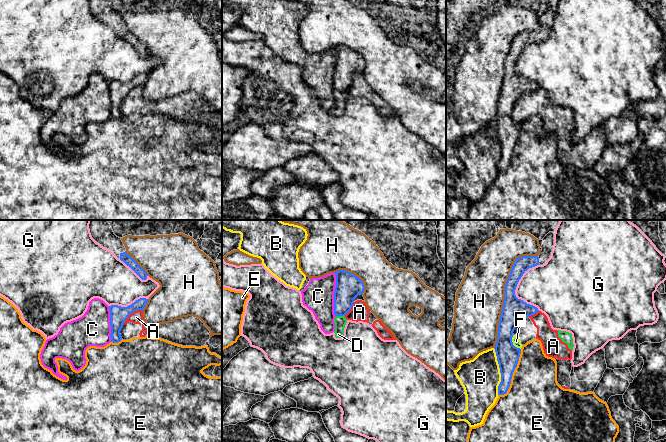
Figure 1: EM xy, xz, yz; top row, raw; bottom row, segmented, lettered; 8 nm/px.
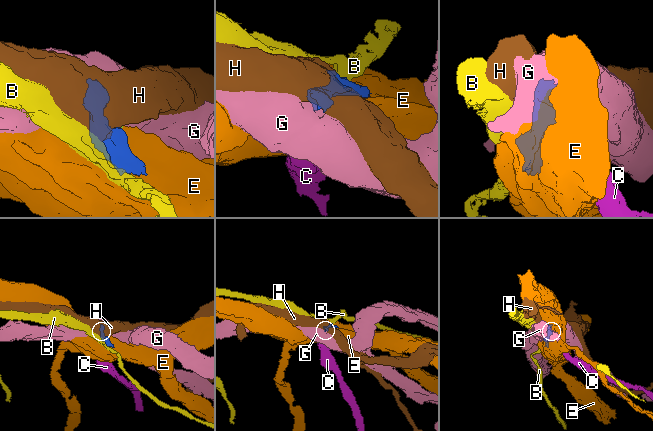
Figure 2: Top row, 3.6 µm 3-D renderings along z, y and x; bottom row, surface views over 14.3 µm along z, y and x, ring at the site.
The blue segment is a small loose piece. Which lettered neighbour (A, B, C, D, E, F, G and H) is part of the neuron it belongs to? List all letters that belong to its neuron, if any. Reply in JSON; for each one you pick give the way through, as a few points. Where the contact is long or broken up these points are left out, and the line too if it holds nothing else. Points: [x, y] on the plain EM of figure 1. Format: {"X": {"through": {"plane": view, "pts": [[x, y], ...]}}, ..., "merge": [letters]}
{"merge": []}

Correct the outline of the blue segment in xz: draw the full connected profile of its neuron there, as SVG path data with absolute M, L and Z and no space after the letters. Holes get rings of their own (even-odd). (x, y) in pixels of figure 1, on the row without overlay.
M339 46L335 50L334 90L345 92L351 86L354 75L363 70L365 62L359 53L346 46Z

